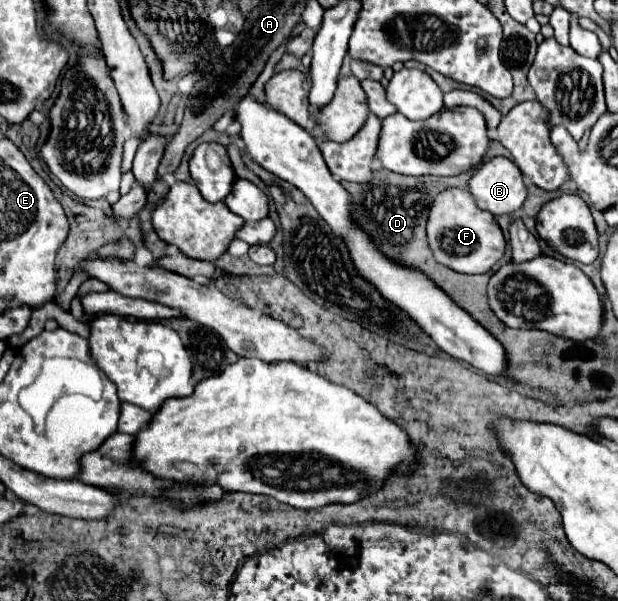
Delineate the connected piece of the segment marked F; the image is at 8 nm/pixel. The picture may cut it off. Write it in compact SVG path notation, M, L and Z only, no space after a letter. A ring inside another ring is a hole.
M445 189L439 193L437 201L433 201L427 221L427 237L433 255L441 265L471 275L487 273L503 257L507 245L497 219L489 211L479 209L473 195L463 189Z

